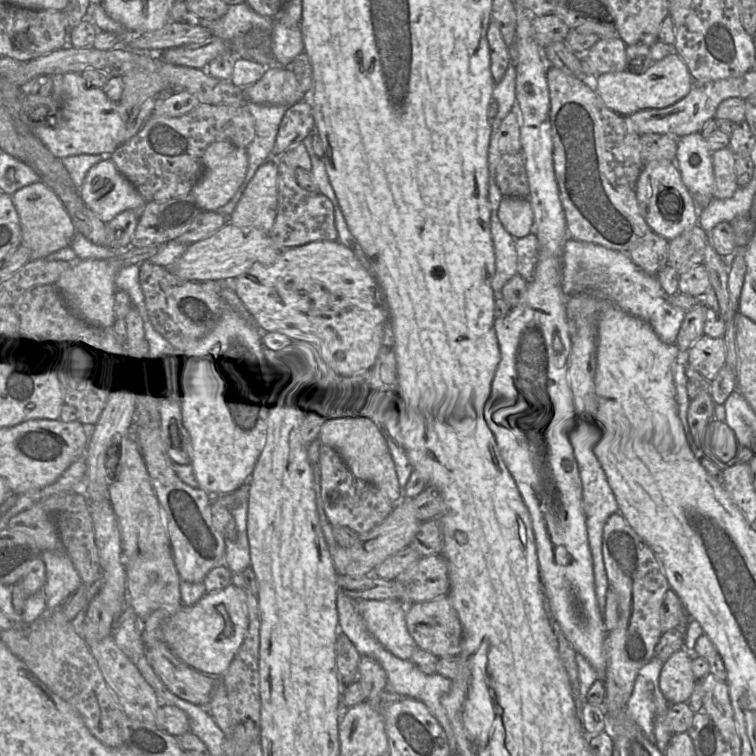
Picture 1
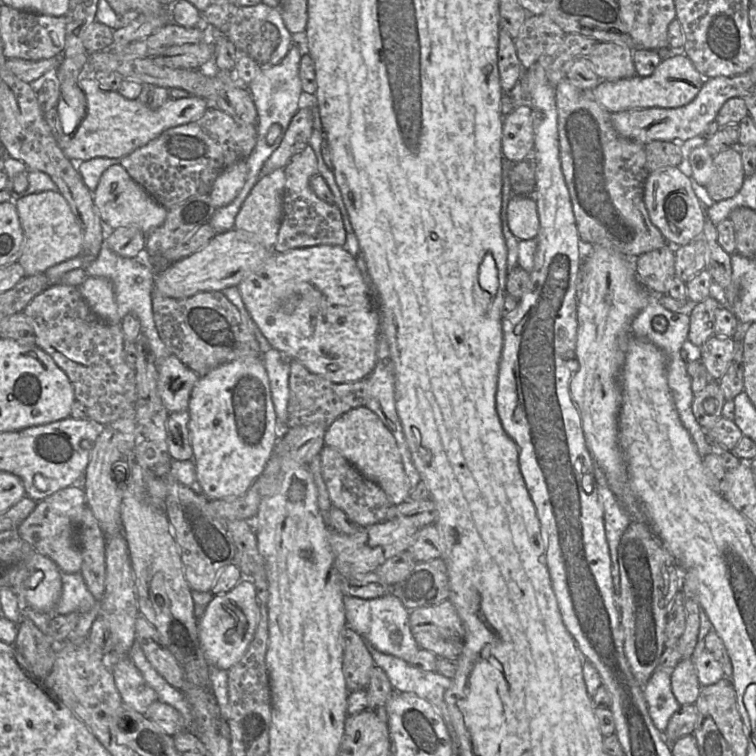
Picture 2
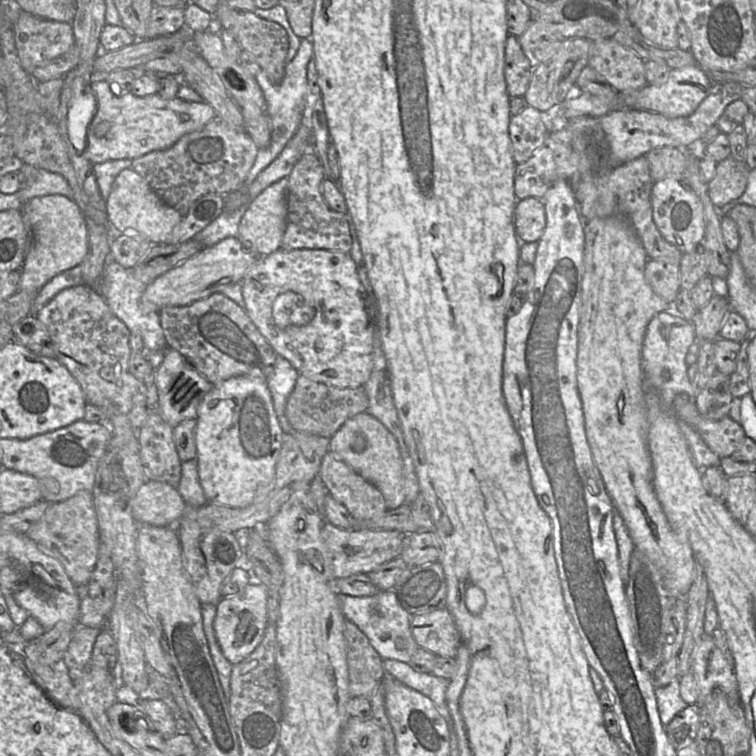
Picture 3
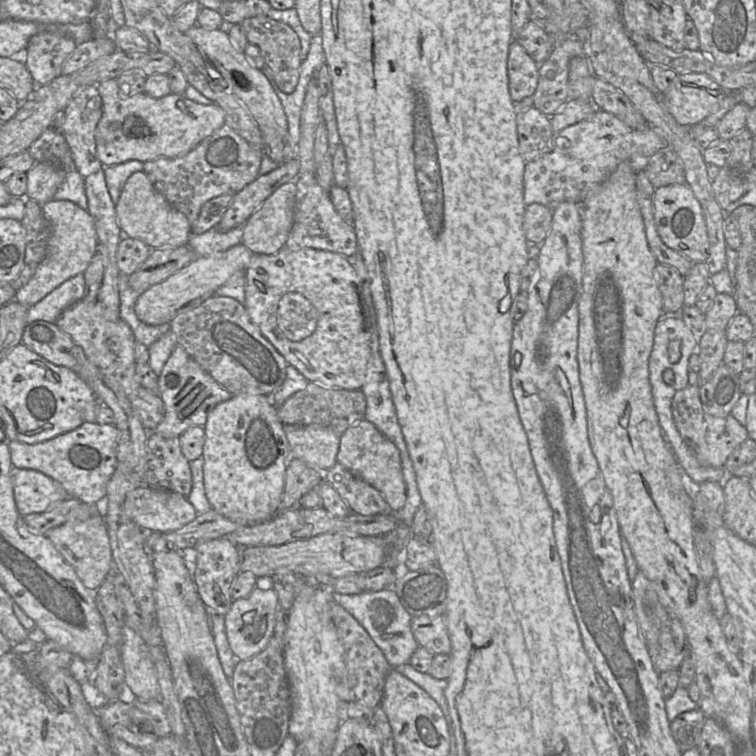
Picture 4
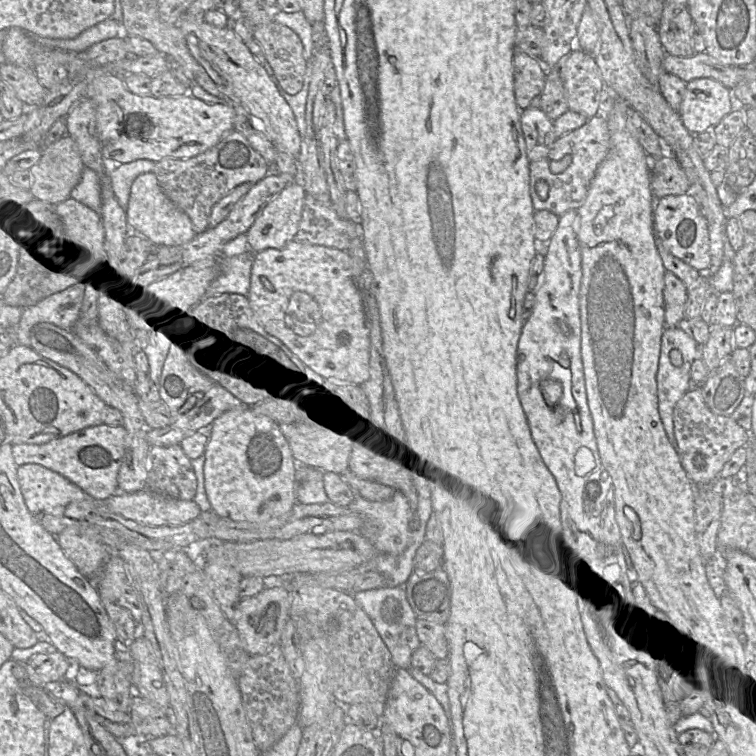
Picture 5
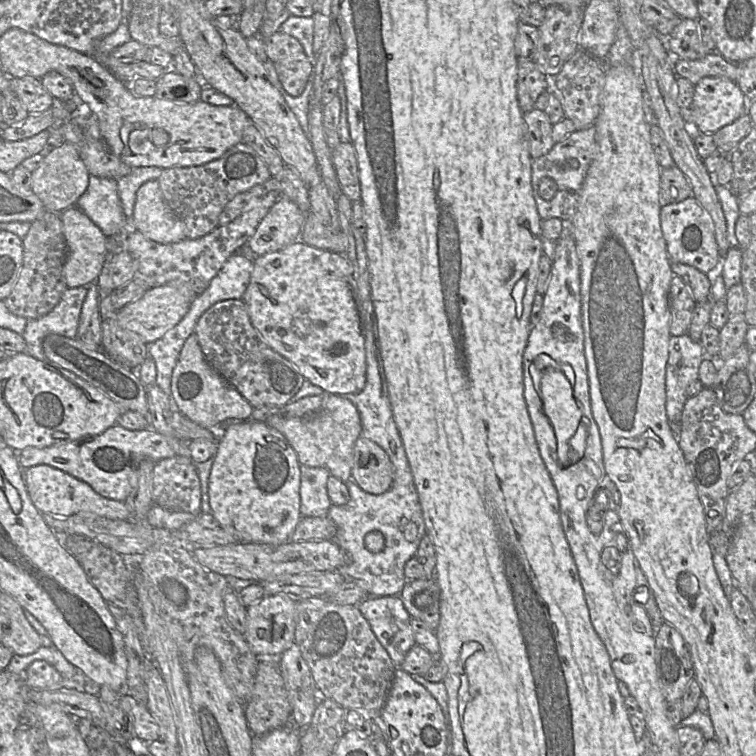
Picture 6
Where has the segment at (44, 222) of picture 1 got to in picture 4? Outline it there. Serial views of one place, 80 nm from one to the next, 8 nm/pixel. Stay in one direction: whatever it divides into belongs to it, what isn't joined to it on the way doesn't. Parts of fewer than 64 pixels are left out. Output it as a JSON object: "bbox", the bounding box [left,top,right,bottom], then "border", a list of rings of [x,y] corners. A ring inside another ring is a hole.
{"bbox":[14,199,98,307],"border":[[[52,199],[40,205],[50,224],[51,234],[44,260],[39,264],[28,283],[15,292],[14,300],[27,307],[40,301],[66,280],[83,273],[98,248],[94,221],[87,210],[69,200]]]}

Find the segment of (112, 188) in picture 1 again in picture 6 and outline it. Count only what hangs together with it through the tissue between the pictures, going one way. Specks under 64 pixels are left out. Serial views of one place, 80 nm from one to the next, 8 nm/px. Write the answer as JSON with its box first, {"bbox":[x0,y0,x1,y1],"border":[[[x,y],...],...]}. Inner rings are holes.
{"bbox":[130,180,187,244],"border":[[[157,180],[145,182],[137,191],[130,229],[141,232],[146,238],[160,243],[171,244],[187,238],[185,225],[166,203]]]}

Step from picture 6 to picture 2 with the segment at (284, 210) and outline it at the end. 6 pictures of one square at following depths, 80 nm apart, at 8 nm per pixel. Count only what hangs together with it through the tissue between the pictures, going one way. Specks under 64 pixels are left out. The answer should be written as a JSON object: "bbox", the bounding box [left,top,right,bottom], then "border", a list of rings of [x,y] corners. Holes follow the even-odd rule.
{"bbox":[235,169,284,251],"border":[[[284,169],[260,177],[235,218],[237,230],[253,234],[273,251],[283,217]]]}

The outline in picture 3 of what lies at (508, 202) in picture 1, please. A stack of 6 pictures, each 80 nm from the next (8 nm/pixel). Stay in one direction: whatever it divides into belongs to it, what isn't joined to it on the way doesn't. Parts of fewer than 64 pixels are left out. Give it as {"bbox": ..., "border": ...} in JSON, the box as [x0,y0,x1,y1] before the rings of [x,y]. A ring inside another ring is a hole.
{"bbox":[514,197,546,242],"border":[[[529,197],[517,201],[514,225],[519,241],[538,242],[546,226],[545,206],[542,200]]]}

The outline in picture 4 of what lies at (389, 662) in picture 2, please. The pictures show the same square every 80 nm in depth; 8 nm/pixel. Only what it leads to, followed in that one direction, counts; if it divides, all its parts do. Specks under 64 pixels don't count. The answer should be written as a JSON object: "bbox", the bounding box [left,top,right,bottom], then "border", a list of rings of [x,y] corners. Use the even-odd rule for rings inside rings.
{"bbox":[393,664,455,737],"border":[[[402,664],[393,669],[403,674],[405,677],[416,683],[425,692],[433,698],[439,705],[447,722],[449,737],[455,737],[454,727],[448,711],[448,706],[445,699],[445,689],[447,687],[447,680],[436,679],[428,673],[420,673],[416,671],[410,664]]]}

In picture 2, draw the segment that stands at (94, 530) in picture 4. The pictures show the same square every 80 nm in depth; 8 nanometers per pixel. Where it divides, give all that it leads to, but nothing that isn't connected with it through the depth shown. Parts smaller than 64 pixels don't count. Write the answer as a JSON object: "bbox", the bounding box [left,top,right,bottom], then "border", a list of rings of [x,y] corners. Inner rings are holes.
{"bbox":[16,485,86,573],"border":[[[72,485],[58,490],[36,503],[34,510],[17,527],[16,535],[30,544],[36,552],[53,560],[62,572],[79,573],[82,556],[74,534],[86,506],[86,496],[81,486]]]}

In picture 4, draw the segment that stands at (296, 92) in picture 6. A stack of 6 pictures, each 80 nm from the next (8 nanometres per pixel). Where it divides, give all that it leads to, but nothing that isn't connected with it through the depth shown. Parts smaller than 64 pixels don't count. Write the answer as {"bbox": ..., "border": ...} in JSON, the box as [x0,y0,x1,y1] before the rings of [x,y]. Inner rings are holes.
{"bbox":[240,16,301,94],"border":[[[255,16],[243,20],[240,24],[249,44],[260,48],[265,64],[270,68],[278,88],[286,94],[295,91],[299,81],[301,42],[298,35],[288,25],[275,21],[267,16]]]}

